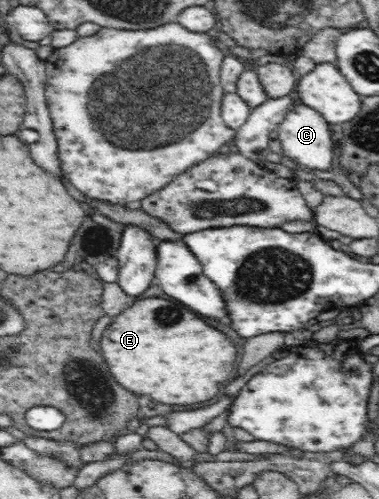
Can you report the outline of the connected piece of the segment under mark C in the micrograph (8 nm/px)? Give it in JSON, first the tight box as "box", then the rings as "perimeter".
{"box":[277,102,336,172],"perimeter":[[[297,102],[285,115],[283,121],[277,125],[278,139],[283,148],[283,154],[295,163],[327,172],[336,159],[333,154],[336,143],[331,140],[329,124],[328,121],[325,121],[322,113],[308,105]]]}

